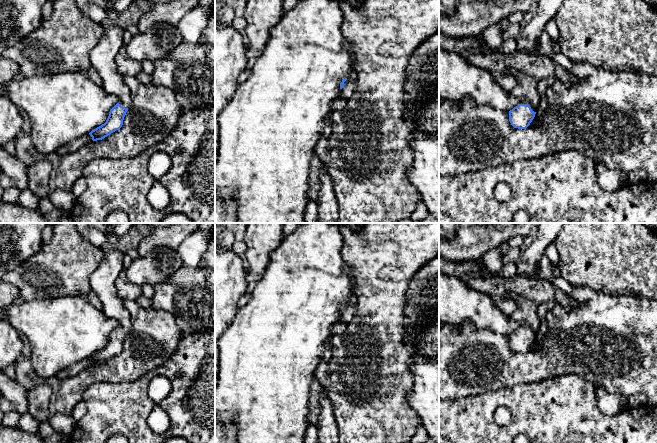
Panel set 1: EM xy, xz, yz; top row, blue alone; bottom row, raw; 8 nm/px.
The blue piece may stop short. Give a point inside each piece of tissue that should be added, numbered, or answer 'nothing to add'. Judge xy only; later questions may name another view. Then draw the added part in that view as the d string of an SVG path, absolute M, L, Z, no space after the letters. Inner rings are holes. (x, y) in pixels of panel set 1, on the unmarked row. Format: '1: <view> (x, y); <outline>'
1: xy (102, 281); M117 247L104 251L102 262L90 277L91 290L100 299L104 314L115 319L119 328L125 332L131 330L131 316L118 297L115 282L122 273L125 253Z

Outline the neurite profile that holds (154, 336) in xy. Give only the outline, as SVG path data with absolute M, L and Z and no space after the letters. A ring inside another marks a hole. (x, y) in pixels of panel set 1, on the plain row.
M123 300L123 306L131 316L131 330L125 338L123 349L102 364L91 365L75 376L61 380L56 395L56 412L71 414L82 401L83 392L94 383L134 382L149 371L162 366L174 353L183 335L172 314L153 307L143 308L135 300Z

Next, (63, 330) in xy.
M68 295L15 301L3 316L13 328L23 333L31 345L30 359L34 373L47 380L64 368L89 358L104 348L110 334L119 326L103 310L95 308L85 296Z

